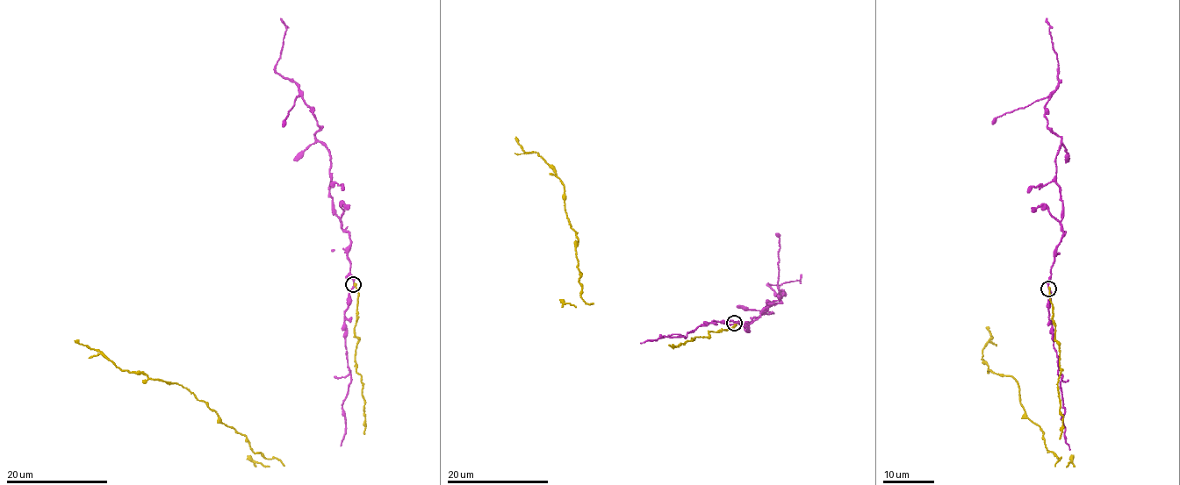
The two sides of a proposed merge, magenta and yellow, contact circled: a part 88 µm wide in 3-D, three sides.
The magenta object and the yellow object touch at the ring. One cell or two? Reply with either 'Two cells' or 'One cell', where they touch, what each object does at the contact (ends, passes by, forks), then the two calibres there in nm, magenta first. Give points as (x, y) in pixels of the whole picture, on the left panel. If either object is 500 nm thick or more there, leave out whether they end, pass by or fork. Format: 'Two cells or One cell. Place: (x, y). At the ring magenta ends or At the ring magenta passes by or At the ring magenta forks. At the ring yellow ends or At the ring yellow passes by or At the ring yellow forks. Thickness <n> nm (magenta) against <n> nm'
Two cells. Place: (353, 284). At the ring magenta passes by. At the ring yellow ends. Thickness 180 nm (magenta) against 280 nm

